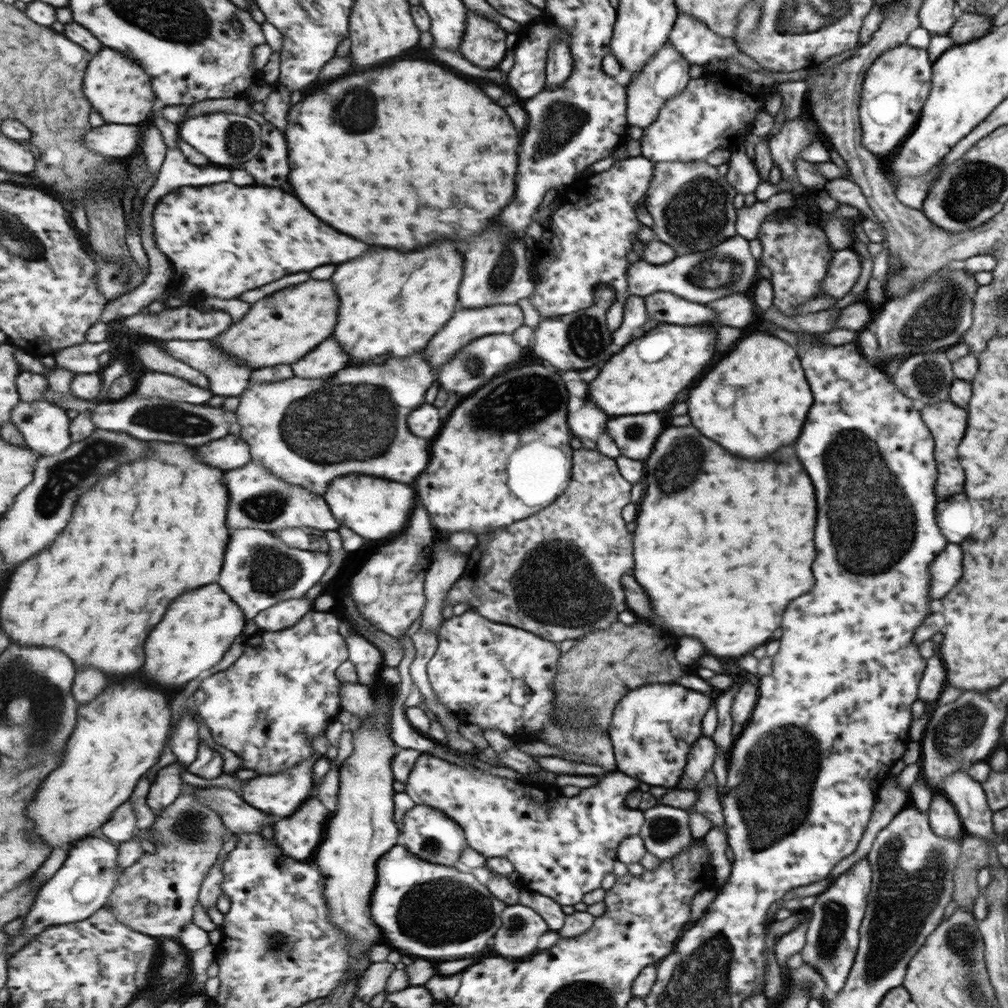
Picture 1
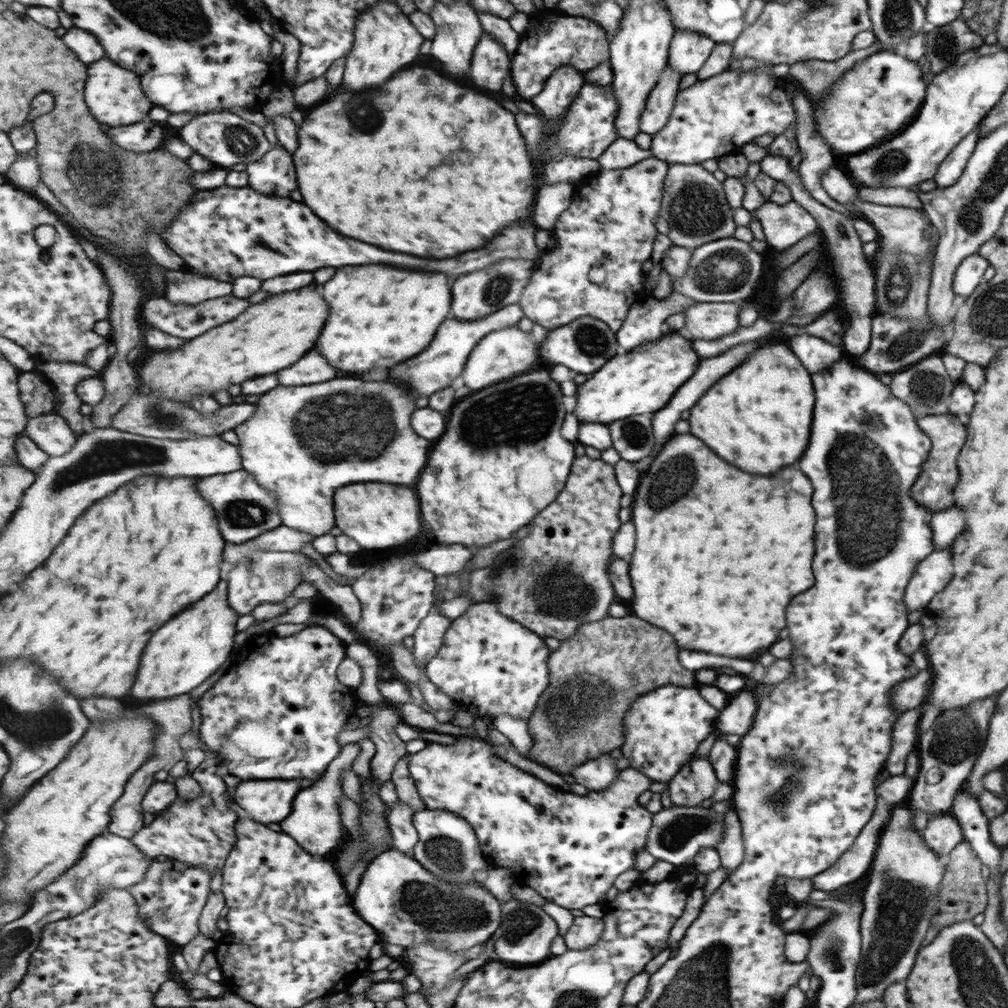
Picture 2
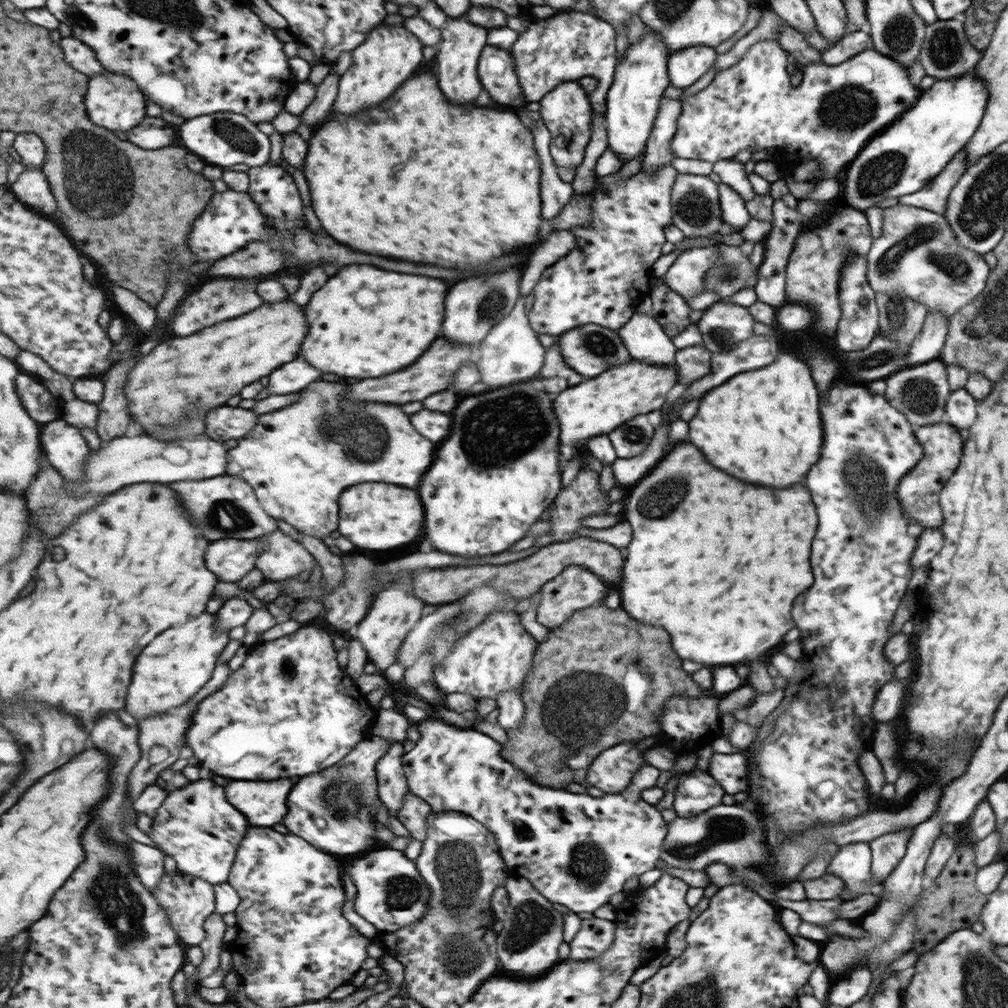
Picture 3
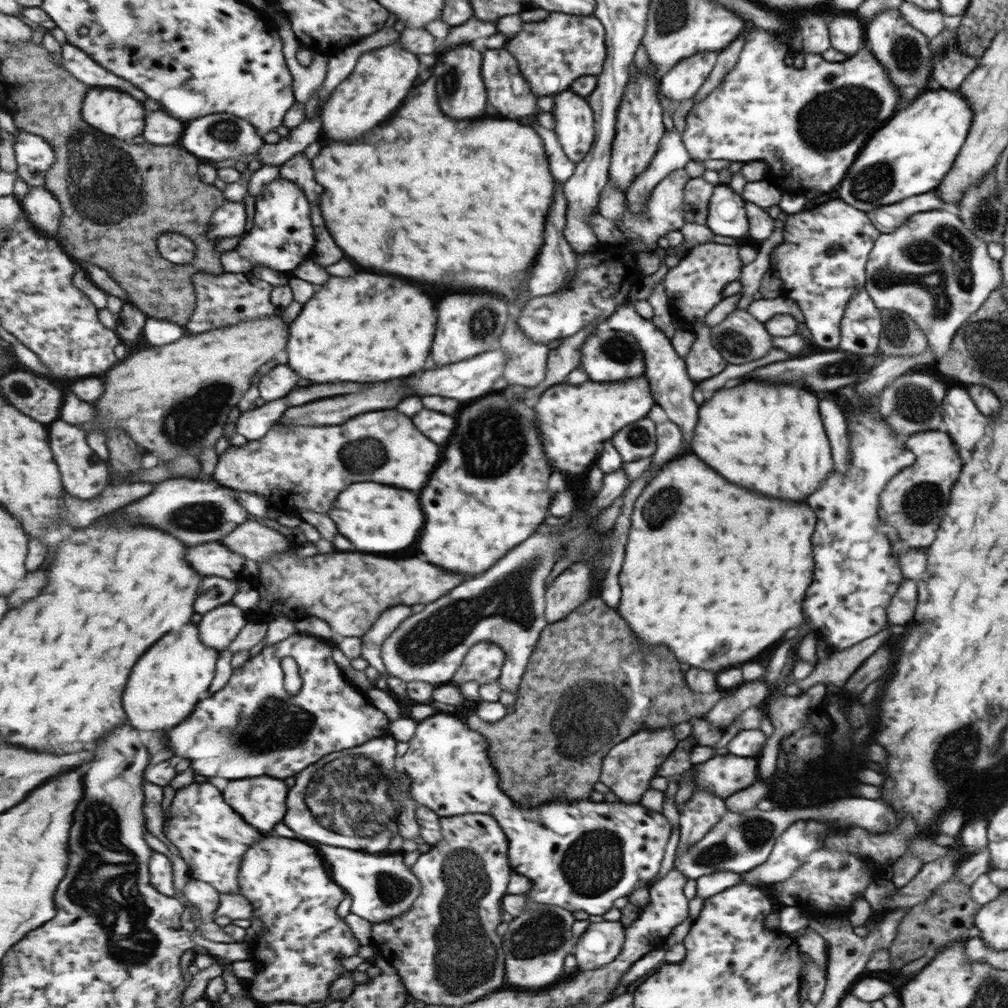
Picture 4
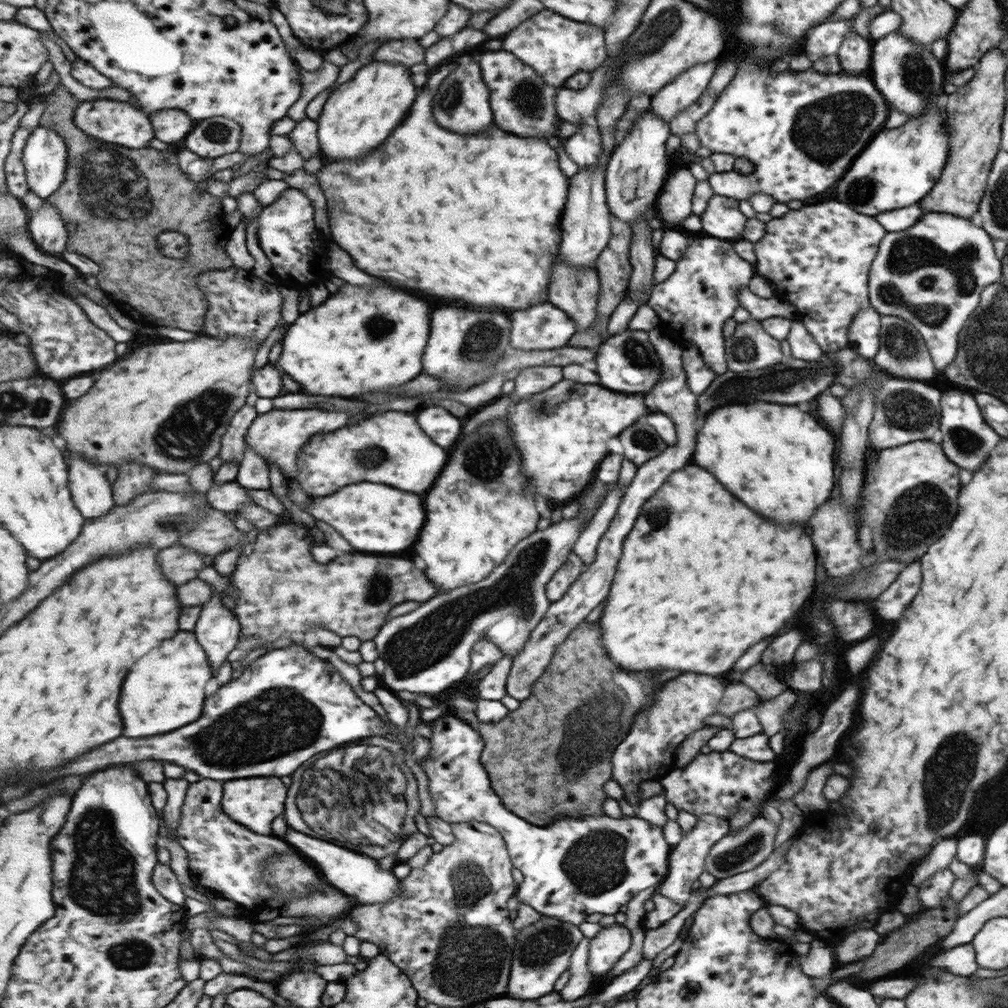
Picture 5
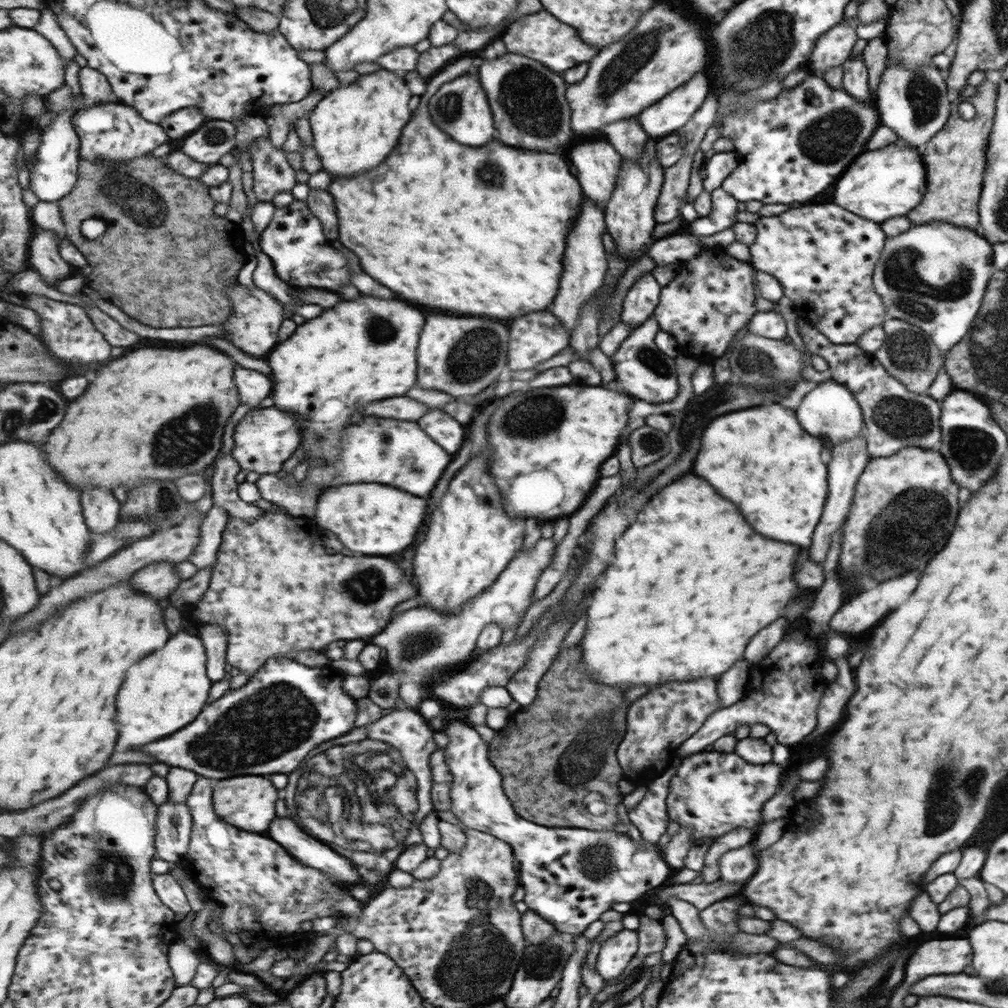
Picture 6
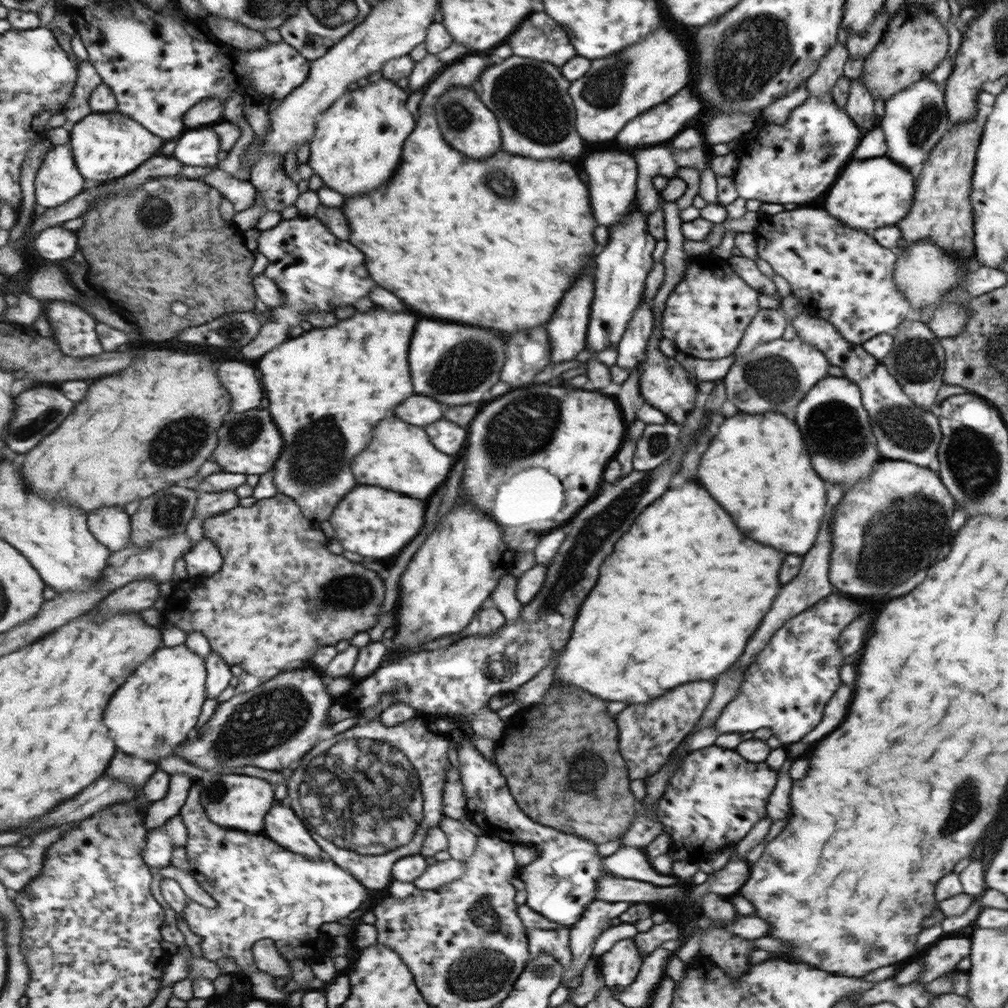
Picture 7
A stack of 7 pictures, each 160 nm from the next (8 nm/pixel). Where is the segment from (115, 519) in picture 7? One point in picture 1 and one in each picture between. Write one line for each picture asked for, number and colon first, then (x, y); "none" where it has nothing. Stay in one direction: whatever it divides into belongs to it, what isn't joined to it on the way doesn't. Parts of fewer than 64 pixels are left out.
1: (46, 427)
2: (51, 431)
3: (64, 444)
4: (85, 476)
5: (93, 494)
6: (102, 511)

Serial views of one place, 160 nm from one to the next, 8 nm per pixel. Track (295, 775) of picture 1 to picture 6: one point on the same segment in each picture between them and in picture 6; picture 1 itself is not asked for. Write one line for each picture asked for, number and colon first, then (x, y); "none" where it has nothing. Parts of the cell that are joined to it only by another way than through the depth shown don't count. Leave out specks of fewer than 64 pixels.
2: (269, 801)
3: (266, 804)
4: (263, 801)
5: (255, 803)
6: (249, 802)

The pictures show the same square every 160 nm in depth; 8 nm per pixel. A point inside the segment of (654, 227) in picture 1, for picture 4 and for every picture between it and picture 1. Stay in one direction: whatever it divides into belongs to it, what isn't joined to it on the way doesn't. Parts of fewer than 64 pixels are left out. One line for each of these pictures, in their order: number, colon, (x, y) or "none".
2: (693, 203)
3: (695, 205)
4: (697, 193)

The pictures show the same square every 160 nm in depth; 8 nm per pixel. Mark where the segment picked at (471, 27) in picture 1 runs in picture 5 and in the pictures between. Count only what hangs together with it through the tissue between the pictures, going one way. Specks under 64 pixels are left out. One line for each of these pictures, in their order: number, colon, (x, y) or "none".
2: (491, 64)
3: (497, 68)
4: (509, 92)
5: (523, 103)

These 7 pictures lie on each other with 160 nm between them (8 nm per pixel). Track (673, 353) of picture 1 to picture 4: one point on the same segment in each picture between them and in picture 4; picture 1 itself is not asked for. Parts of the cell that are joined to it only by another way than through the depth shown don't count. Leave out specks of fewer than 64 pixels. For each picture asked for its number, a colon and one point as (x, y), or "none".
2: (642, 380)
3: (597, 406)
4: (575, 419)

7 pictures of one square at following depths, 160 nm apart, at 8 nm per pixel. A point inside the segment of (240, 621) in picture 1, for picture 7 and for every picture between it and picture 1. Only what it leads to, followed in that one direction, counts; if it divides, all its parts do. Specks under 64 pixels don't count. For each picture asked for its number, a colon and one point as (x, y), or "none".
2: (193, 646)
3: (177, 665)
4: (166, 686)
5: (166, 691)
6: (167, 691)
7: (156, 709)

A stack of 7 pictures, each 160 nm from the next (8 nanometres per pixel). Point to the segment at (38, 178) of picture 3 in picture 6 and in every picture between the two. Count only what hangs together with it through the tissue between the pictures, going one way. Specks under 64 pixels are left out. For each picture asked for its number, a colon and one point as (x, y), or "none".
4: (42, 207)
5: (48, 230)
6: (45, 256)

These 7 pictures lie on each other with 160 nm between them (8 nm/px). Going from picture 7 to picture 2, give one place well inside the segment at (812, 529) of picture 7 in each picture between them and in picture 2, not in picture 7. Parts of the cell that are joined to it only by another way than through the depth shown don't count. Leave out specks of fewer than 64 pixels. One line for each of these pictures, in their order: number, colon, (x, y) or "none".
2: (756, 416)
3: (762, 426)
4: (768, 437)
5: (789, 447)
6: (760, 458)

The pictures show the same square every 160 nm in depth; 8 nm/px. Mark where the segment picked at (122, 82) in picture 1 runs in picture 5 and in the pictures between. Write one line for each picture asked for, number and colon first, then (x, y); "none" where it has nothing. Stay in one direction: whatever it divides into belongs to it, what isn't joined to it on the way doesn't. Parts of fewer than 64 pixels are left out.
2: (114, 94)
3: (115, 102)
4: (114, 113)
5: (113, 121)

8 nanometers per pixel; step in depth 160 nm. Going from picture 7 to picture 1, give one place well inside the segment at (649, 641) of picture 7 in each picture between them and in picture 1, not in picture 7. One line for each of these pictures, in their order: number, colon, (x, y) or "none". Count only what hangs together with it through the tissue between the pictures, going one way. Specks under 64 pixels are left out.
1: (725, 583)
2: (718, 553)
3: (717, 561)
4: (716, 605)
5: (701, 578)
6: (687, 590)

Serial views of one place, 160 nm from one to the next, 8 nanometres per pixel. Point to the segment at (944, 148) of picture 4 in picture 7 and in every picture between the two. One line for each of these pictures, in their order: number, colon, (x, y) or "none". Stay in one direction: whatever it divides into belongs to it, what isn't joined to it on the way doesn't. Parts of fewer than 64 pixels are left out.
5: (899, 167)
6: (887, 182)
7: (872, 193)

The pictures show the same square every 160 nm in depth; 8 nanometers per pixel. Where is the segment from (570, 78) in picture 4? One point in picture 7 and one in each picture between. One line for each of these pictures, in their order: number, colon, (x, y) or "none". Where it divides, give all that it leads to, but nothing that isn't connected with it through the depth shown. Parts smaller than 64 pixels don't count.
5: (557, 47)
6: (542, 37)
7: (540, 38)

